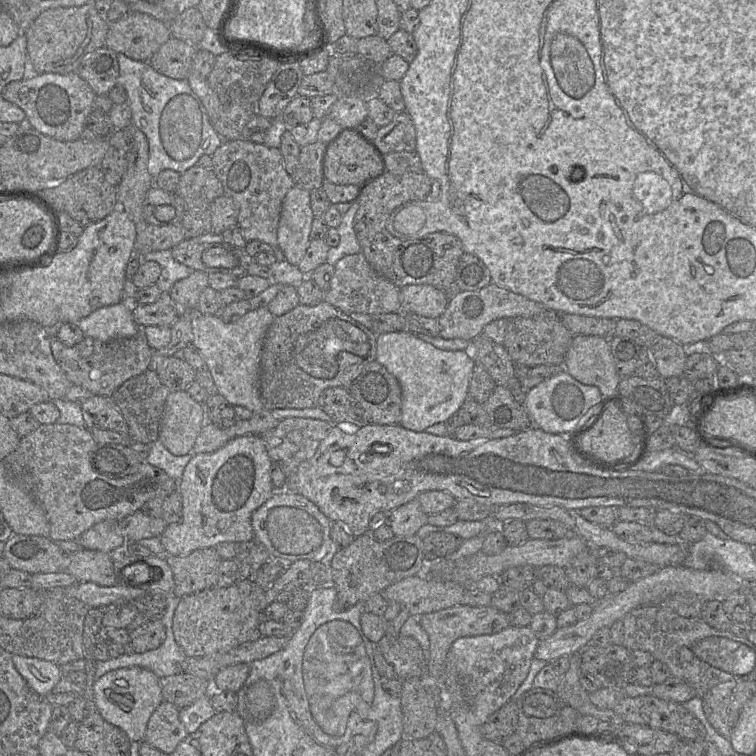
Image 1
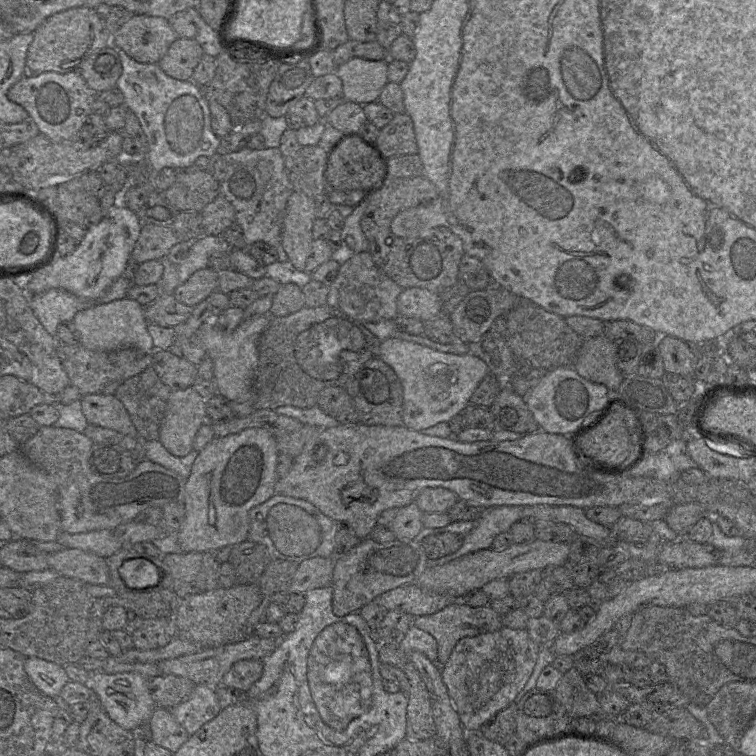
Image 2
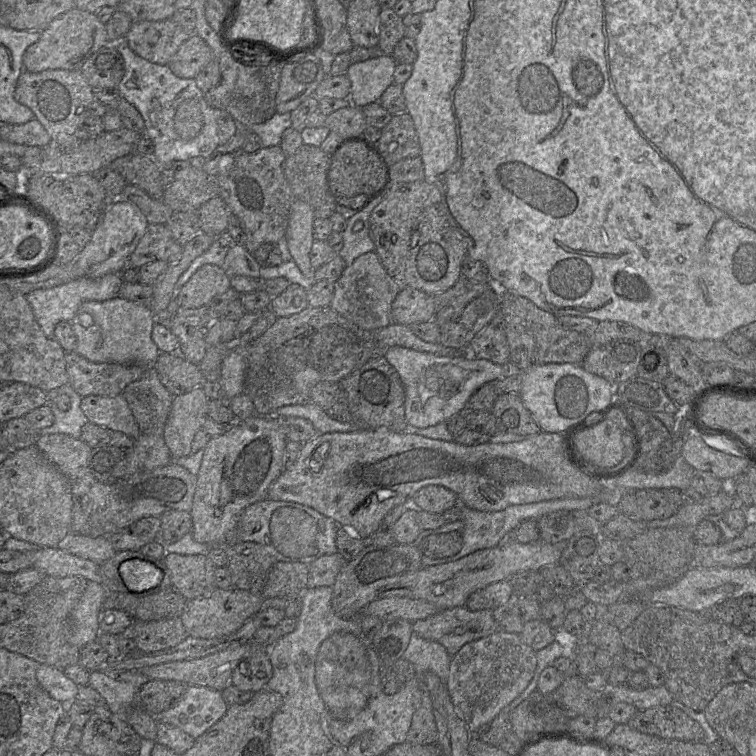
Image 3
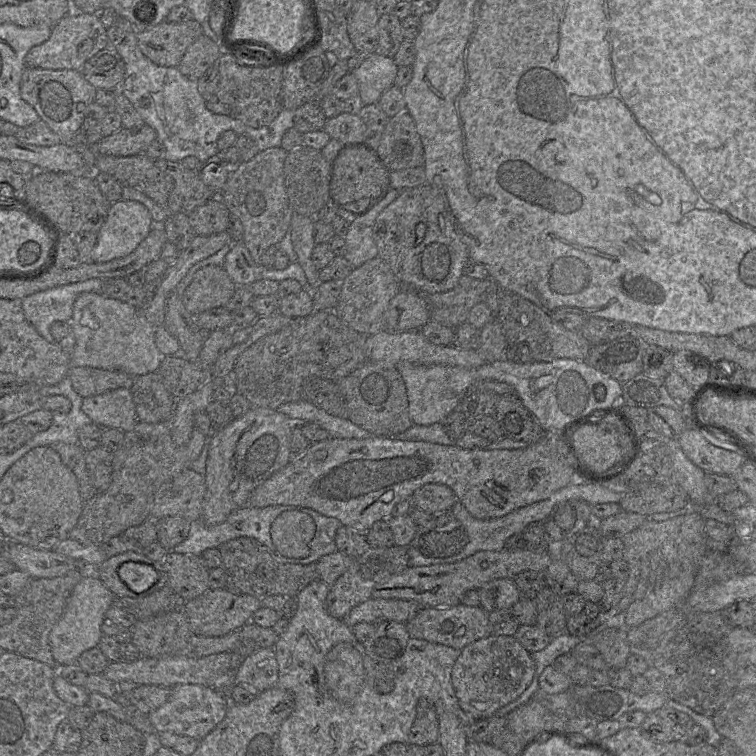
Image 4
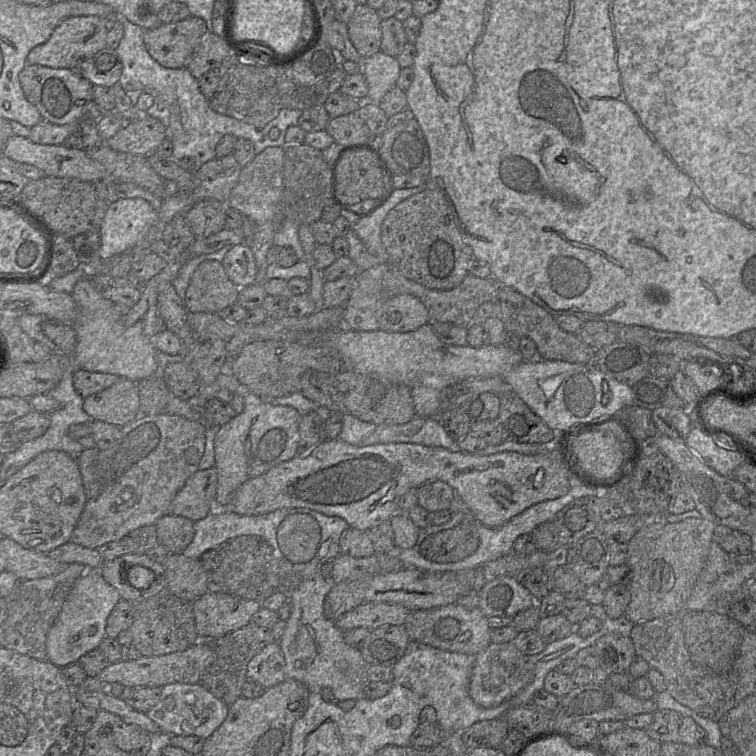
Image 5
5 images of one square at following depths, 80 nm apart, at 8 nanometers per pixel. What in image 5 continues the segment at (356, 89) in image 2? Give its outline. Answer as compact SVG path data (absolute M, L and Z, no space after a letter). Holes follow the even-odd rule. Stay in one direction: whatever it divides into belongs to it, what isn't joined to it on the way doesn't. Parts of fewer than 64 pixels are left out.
M381 51L364 58L361 72L368 87L366 100L379 104L385 94L396 86L401 69L395 57Z

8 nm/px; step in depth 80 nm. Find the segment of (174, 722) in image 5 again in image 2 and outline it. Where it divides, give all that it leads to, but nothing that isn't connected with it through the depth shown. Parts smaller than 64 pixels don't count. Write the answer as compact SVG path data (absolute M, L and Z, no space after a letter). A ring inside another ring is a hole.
M196 685L191 695L171 708L170 712L191 736L204 724L213 720L221 710L216 688Z

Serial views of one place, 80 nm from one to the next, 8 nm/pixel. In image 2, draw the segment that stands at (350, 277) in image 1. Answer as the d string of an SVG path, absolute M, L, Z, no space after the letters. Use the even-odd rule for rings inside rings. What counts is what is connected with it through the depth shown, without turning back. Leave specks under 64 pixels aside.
M365 251L340 264L336 278L329 285L327 304L359 322L394 321L401 291L402 288L379 270L370 253Z

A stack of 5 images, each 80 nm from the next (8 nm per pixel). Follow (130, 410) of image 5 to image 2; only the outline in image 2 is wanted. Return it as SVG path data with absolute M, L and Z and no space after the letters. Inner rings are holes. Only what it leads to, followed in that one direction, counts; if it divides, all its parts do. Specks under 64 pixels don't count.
M87 394L81 403L88 425L97 425L138 438L128 411L115 395Z

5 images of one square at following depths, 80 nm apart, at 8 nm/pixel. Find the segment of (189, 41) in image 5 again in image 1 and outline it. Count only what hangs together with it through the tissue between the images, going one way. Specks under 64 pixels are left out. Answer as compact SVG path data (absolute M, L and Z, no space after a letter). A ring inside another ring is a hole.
M128 11L123 17L108 24L105 47L114 52L124 54L136 61L149 61L150 57L171 37L168 24L147 14Z

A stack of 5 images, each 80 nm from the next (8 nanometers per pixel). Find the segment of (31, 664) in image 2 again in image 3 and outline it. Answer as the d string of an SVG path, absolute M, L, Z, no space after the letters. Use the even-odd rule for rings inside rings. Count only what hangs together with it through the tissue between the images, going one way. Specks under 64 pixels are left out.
M40 664L36 671L36 677L52 698L65 705L76 700L78 686L65 676L62 669Z

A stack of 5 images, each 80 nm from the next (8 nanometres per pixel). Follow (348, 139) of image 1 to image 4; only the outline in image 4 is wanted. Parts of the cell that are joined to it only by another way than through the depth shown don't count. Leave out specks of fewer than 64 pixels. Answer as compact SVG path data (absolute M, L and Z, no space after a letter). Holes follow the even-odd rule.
M365 148L344 150L334 163L330 198L342 204L377 198L390 188L390 170Z

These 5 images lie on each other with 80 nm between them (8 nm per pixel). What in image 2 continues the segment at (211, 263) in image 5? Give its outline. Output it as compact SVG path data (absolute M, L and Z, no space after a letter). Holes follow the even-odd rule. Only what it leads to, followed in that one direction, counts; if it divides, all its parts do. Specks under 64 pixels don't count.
M205 267L194 272L184 283L177 286L173 296L179 302L194 307L218 290L218 272Z

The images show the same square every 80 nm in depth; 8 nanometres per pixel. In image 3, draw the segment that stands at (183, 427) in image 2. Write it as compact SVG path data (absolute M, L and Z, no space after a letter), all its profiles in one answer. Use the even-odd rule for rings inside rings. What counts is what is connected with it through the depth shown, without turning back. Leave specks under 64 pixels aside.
M201 386L174 396L162 430L165 444L173 458L186 457L192 453L193 438L196 432L202 429L207 418L208 400Z

